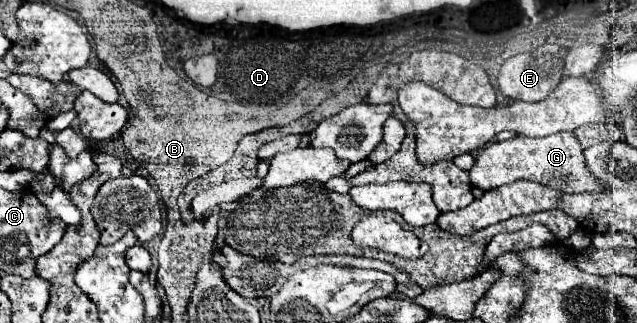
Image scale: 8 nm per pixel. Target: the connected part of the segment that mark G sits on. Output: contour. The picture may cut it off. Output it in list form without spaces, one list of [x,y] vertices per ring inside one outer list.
[[[558,132],[544,138],[516,136],[502,142],[490,142],[482,150],[478,150],[474,166],[470,168],[470,184],[484,192],[522,178],[542,182],[548,186],[552,186],[552,182],[558,182],[558,178],[562,180],[576,178],[572,182],[572,192],[586,192],[588,188],[590,190],[600,188],[586,170],[586,164],[582,158],[582,146],[574,136],[574,132]]]

